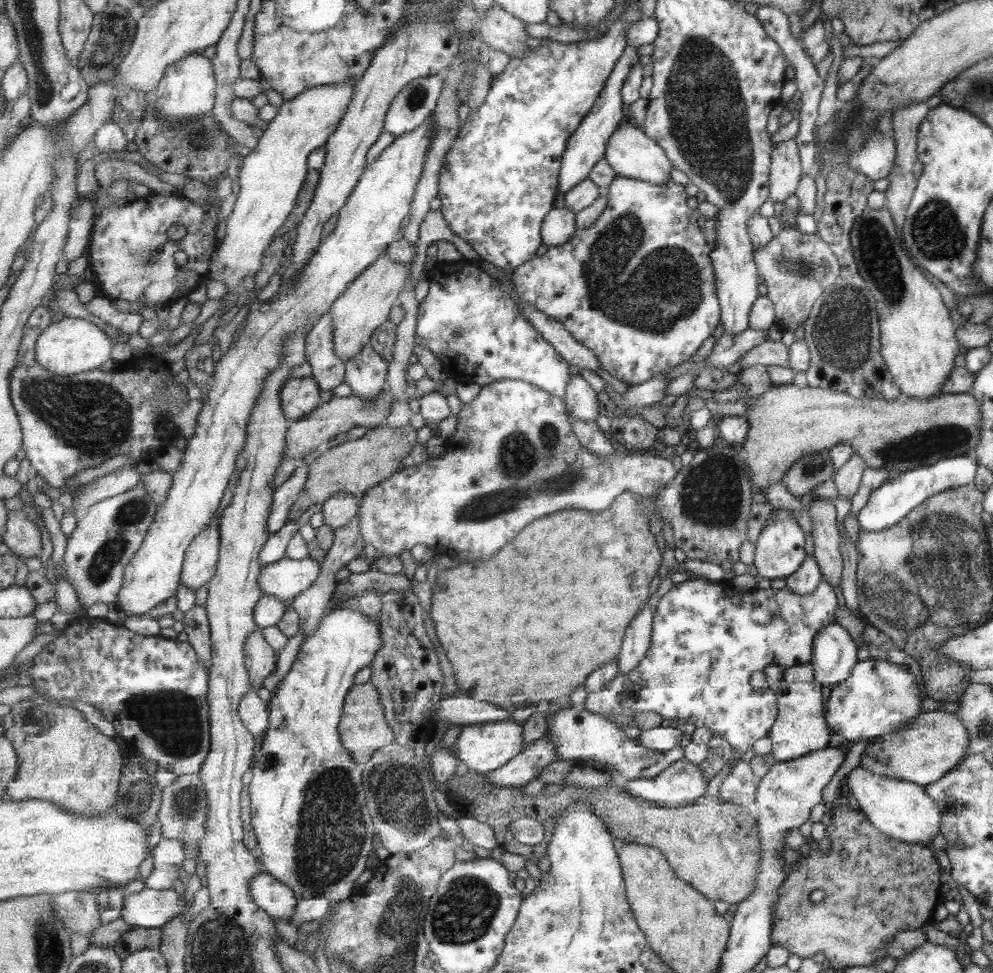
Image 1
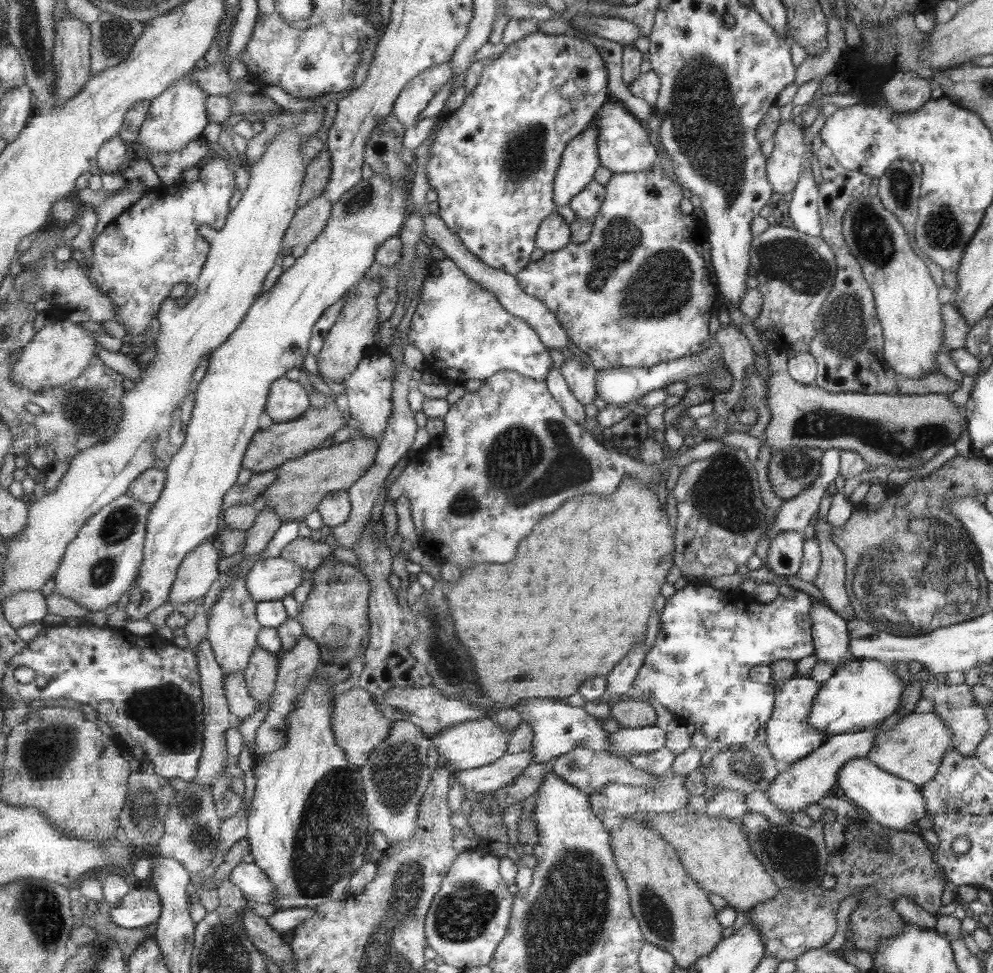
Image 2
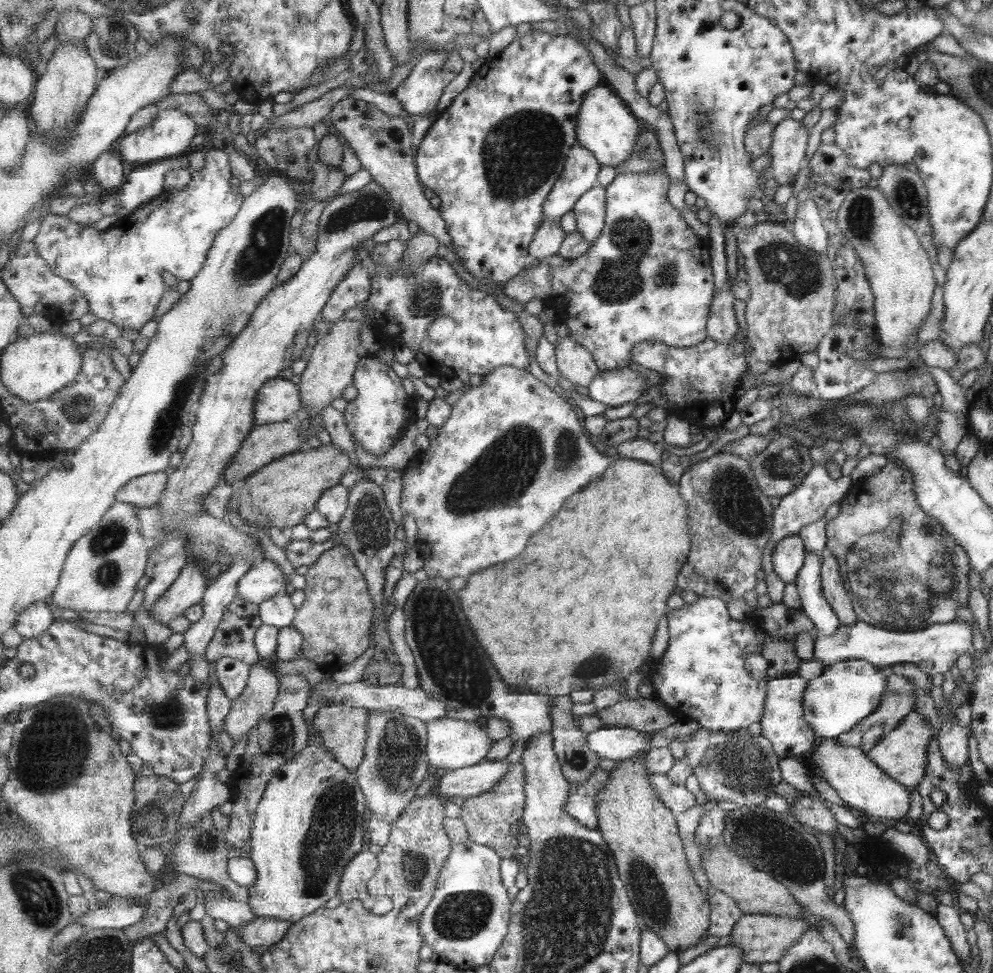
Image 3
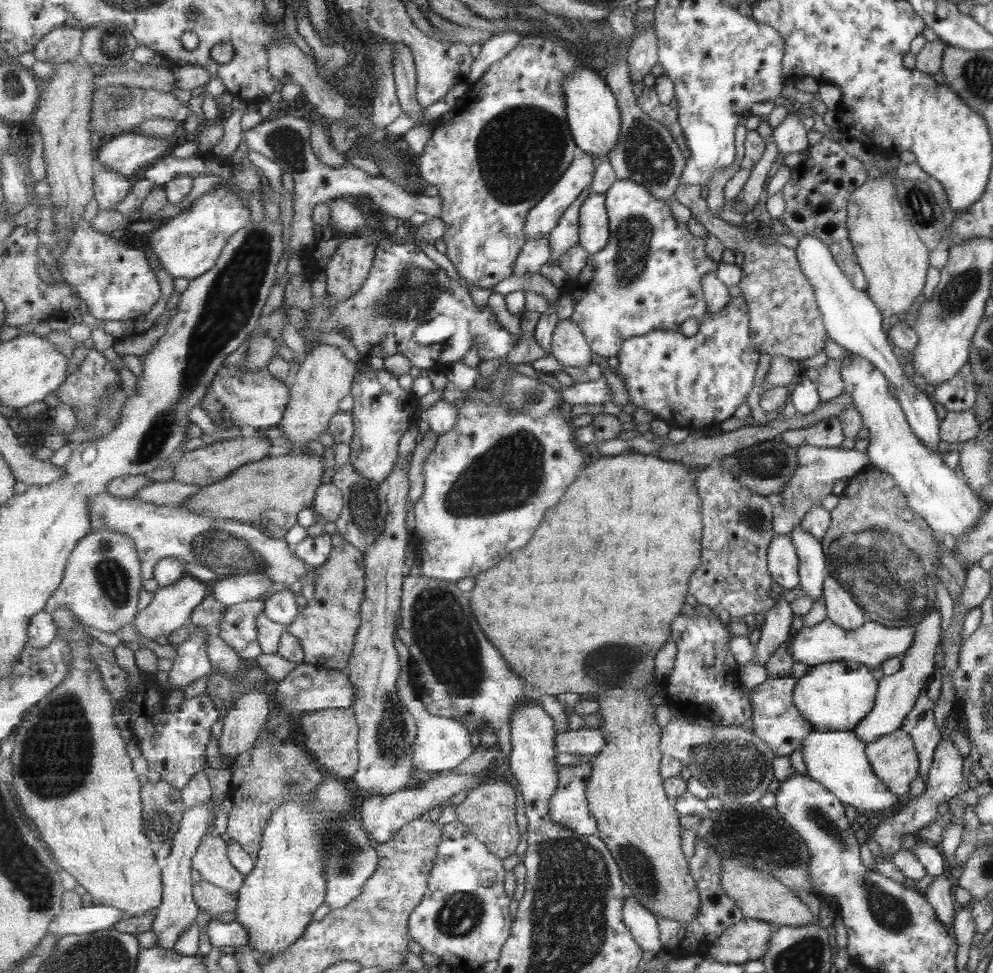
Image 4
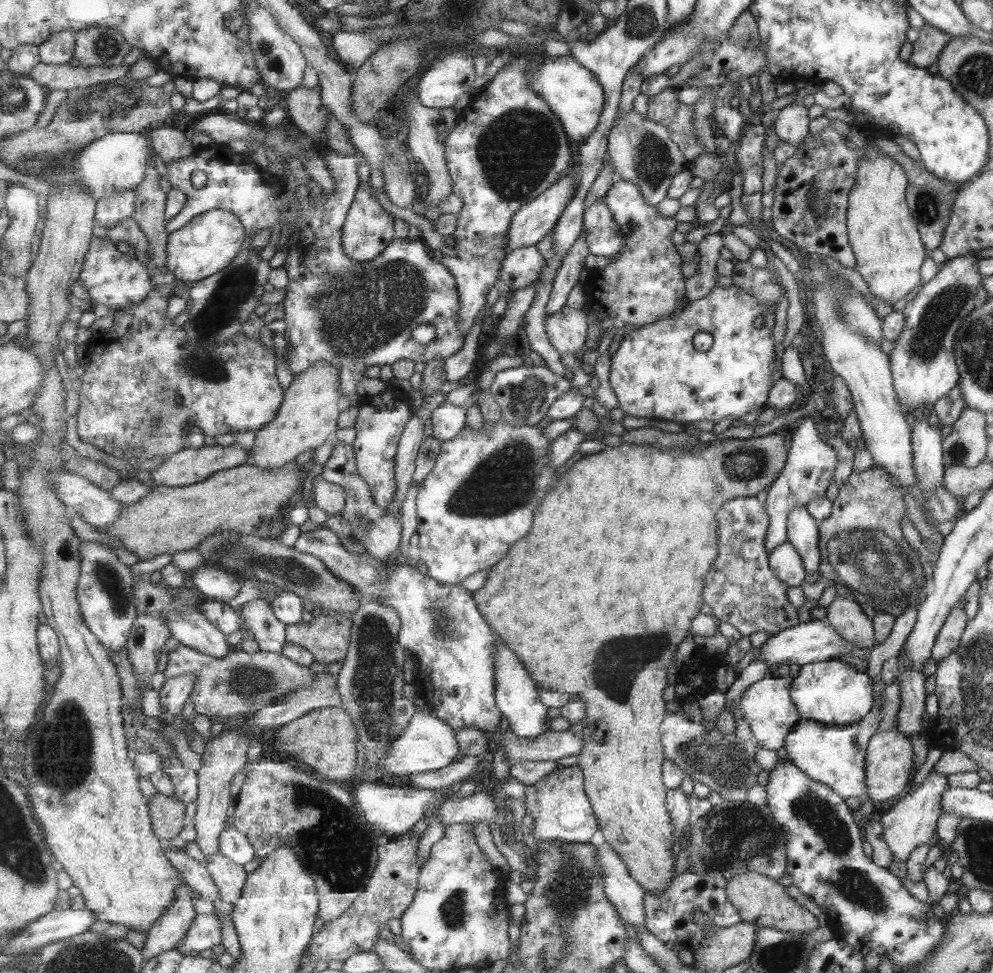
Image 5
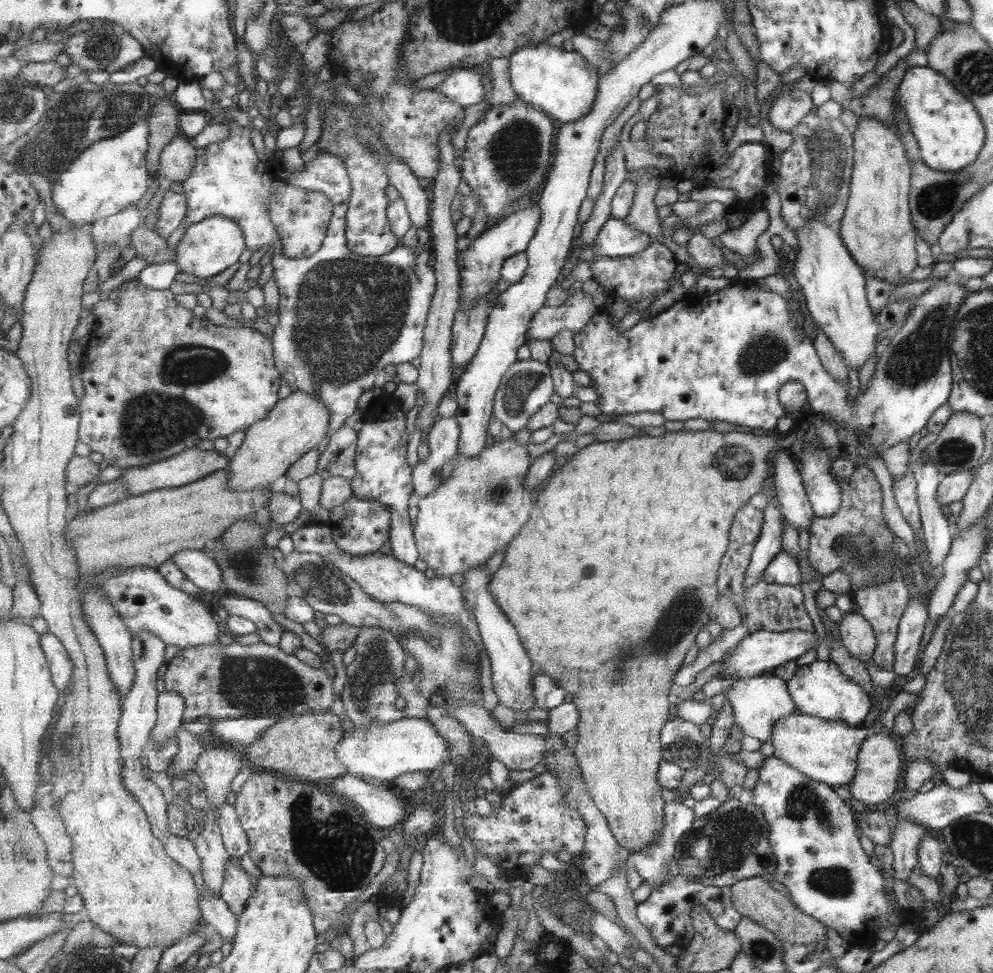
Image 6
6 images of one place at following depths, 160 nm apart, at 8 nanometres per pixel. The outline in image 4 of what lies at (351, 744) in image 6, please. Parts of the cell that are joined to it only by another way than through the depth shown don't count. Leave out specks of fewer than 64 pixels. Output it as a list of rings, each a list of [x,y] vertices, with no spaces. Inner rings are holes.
[[[401,672],[399,682],[397,683],[399,689],[399,697],[407,705],[407,708],[416,717],[416,723],[419,728],[417,733],[416,747],[413,748],[413,764],[417,771],[429,771],[432,773],[447,772],[451,769],[457,768],[464,760],[467,760],[473,750],[471,746],[471,732],[461,721],[454,718],[435,716],[429,712],[424,701],[415,694],[415,688],[411,686],[411,676],[409,672]]]

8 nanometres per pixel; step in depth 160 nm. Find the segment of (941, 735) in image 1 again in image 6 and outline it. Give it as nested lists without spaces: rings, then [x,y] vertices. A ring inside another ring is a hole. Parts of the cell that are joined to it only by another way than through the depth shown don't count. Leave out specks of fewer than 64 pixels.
[[[881,730],[873,732],[865,738],[856,757],[856,772],[852,776],[851,783],[848,784],[850,796],[863,804],[873,806],[887,800],[897,786],[899,768],[901,768],[901,758],[897,744],[891,738],[887,738],[887,732]]]

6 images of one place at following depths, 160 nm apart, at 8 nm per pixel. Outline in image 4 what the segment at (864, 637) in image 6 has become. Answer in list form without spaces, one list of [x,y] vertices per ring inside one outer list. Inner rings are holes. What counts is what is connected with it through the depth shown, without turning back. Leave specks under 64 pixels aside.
[[[826,574],[822,582],[826,619],[843,629],[857,630],[864,622],[863,612],[852,596]]]

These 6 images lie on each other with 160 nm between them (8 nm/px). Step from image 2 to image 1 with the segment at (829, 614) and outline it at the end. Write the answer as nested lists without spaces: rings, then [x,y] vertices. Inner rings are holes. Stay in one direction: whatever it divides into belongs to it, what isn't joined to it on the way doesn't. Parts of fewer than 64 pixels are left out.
[[[838,623],[820,628],[813,638],[810,665],[818,683],[832,686],[849,676],[857,660],[857,647]]]

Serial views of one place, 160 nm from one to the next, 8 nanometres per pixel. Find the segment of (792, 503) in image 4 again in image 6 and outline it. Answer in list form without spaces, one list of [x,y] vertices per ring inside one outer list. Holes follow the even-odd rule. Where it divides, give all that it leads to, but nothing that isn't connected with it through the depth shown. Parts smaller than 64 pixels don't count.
[[[777,500],[768,501],[763,512],[763,522],[759,539],[755,542],[755,548],[751,552],[751,562],[747,566],[745,572],[745,580],[742,582],[744,588],[749,588],[762,578],[765,567],[773,560],[781,551],[781,527],[779,504]]]

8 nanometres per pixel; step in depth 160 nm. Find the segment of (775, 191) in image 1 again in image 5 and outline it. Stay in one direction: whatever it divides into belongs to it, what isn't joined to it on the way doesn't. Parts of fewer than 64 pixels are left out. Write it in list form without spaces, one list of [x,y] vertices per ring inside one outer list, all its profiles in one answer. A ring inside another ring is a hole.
[[[801,101],[784,106],[776,117],[772,128],[783,142],[796,146],[807,136],[807,107]]]

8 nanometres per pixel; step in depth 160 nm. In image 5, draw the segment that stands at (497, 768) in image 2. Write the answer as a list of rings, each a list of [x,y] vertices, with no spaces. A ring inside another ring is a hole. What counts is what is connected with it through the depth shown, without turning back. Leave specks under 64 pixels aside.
[[[366,778],[367,782],[355,786],[356,804],[365,815],[367,823],[381,830],[389,840],[399,838],[407,834],[417,824],[419,820],[425,818],[425,806],[429,802],[439,799],[443,801],[439,790],[419,789],[417,787],[402,788],[389,784],[386,780],[371,780]]]

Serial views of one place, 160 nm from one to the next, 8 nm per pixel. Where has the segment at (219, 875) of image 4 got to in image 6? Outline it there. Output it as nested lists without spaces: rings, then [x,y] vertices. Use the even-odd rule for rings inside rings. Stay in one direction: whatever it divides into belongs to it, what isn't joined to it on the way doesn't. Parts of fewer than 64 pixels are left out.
[[[229,863],[226,879],[219,895],[238,917],[245,912],[247,903],[252,899],[254,889],[251,875],[239,865]]]

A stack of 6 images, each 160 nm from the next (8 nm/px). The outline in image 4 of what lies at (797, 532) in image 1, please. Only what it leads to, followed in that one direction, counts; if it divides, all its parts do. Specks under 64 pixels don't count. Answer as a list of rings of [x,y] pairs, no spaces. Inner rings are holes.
[[[775,535],[769,544],[768,569],[784,592],[799,586],[799,557],[788,535]]]

